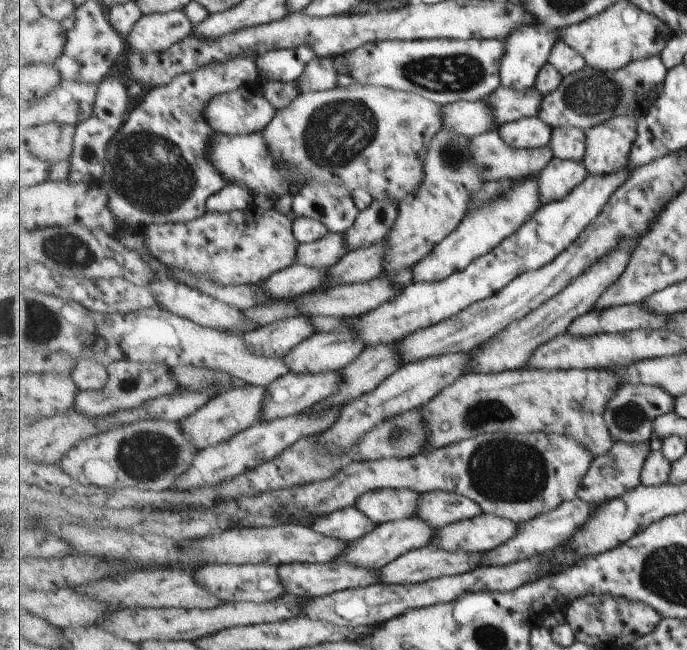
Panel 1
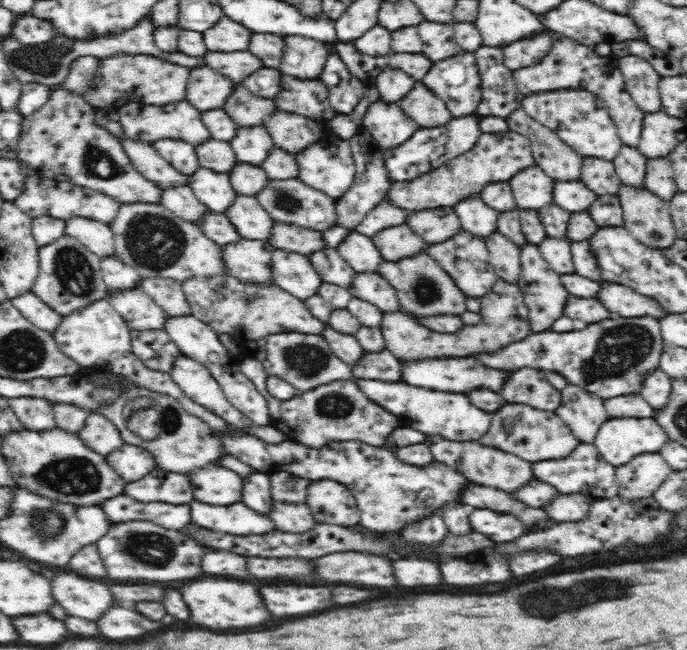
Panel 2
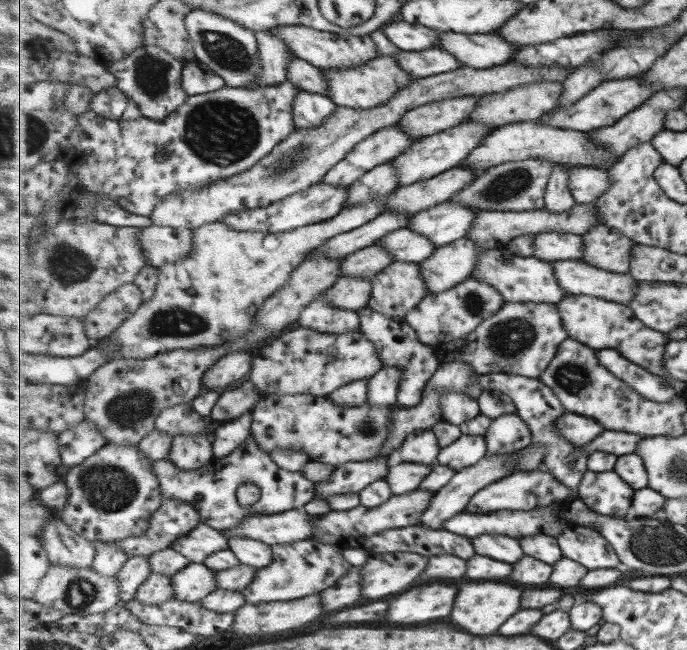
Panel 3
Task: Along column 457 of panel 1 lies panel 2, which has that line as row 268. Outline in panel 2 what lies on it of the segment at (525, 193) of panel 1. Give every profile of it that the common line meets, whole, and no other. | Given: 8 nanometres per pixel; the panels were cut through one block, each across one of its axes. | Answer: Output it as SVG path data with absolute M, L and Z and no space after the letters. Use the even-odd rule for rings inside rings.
M240 240L238 244L224 246L224 260L229 275L245 283L258 285L275 284L272 278L272 254L275 249L264 240Z

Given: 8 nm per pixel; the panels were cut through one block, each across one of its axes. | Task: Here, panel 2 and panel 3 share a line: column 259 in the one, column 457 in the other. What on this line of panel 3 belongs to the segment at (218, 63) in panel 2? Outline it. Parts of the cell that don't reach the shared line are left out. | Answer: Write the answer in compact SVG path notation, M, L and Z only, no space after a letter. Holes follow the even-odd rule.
M431 48L425 52L399 52L393 57L401 62L401 66L407 72L419 78L427 78L449 70L459 70L463 66L455 56L447 54L447 50L441 50L441 48Z

